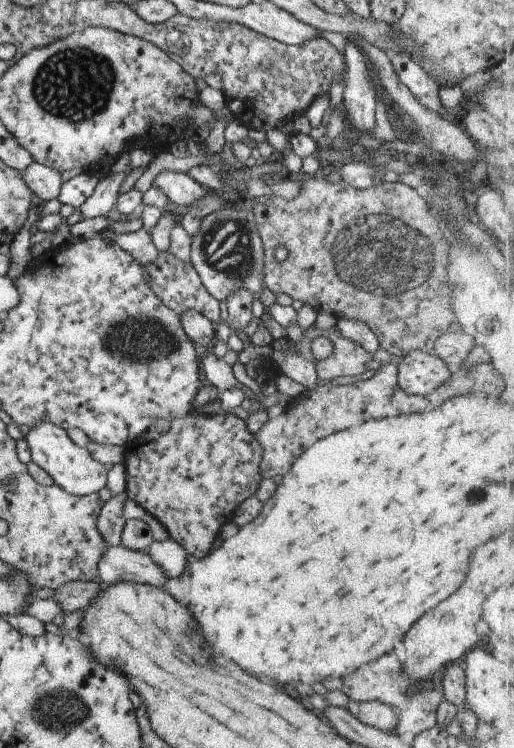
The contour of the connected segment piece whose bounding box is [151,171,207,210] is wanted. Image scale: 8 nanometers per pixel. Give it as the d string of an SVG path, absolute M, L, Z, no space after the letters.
M161 172L153 178L151 184L157 186L167 196L169 203L177 206L178 210L184 210L186 206L207 195L205 187L185 173Z

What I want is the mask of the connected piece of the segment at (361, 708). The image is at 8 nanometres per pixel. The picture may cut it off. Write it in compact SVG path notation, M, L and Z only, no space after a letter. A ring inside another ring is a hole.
M349 699L345 707L359 722L383 732L393 732L398 723L398 718L395 718L391 705L382 702L351 701Z

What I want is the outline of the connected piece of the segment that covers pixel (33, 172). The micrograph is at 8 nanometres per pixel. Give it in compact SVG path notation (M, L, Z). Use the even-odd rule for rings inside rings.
M32 161L21 171L25 186L42 202L56 199L59 196L61 176L56 170Z

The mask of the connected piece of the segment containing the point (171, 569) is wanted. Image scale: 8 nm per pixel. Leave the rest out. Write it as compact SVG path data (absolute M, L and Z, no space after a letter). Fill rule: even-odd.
M171 539L152 540L145 552L165 572L167 579L180 576L187 565L187 552Z

